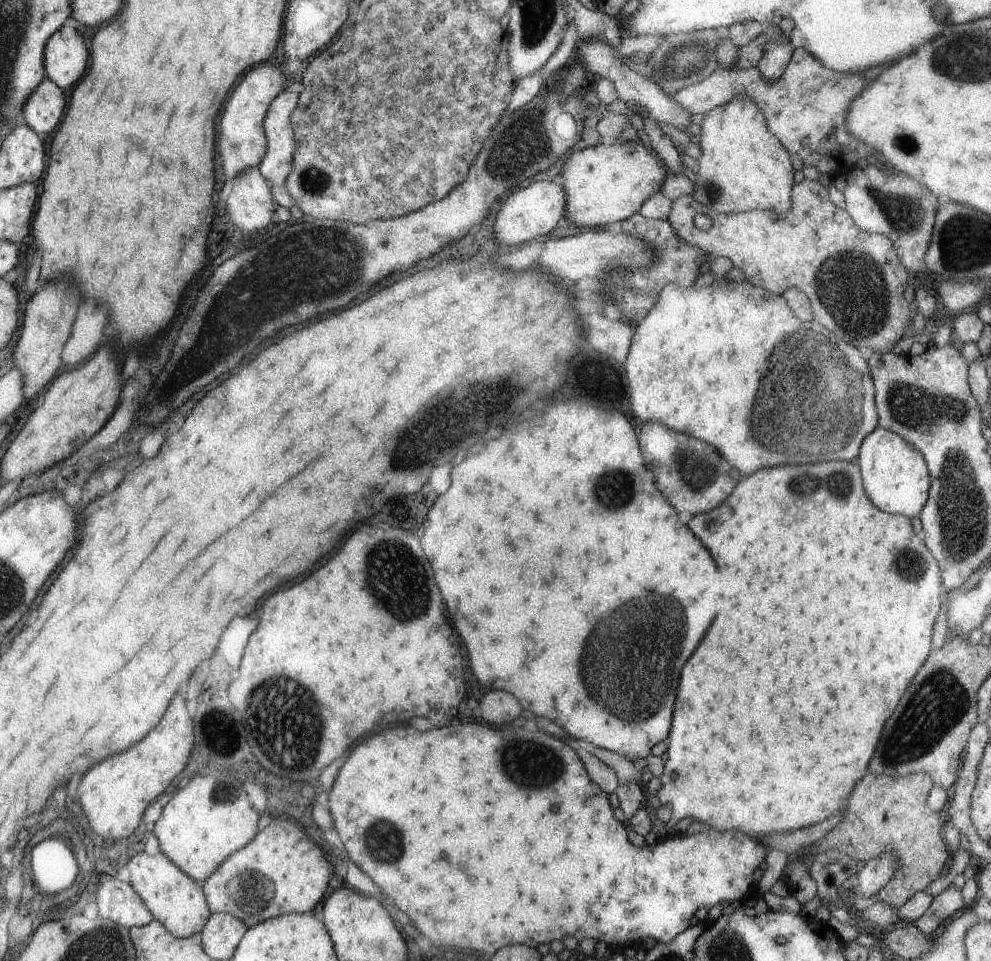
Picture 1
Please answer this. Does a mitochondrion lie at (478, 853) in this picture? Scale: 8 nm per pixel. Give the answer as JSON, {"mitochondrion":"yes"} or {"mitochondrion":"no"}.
{"mitochondrion":"no"}

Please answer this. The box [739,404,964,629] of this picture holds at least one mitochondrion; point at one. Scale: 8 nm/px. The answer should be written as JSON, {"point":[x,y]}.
{"point":[910,565]}

